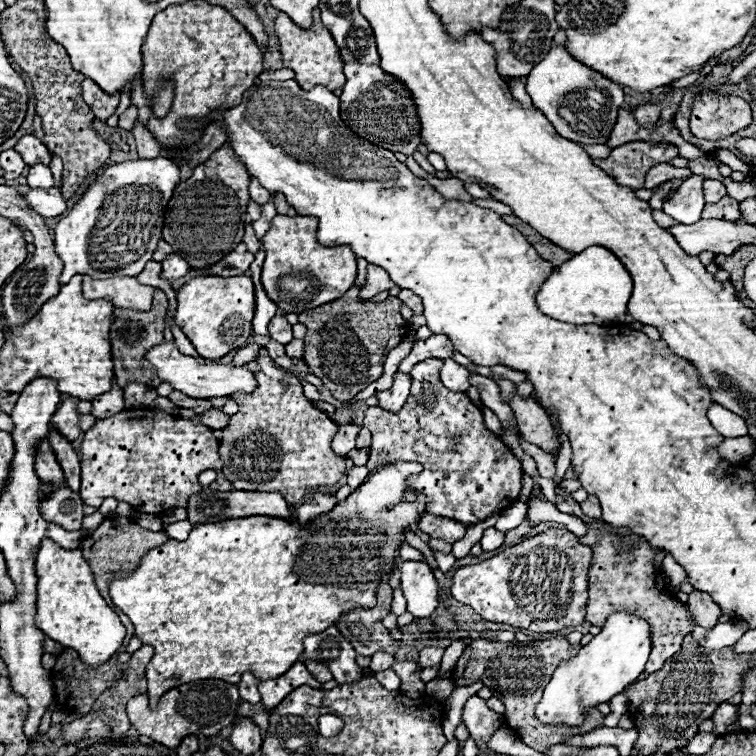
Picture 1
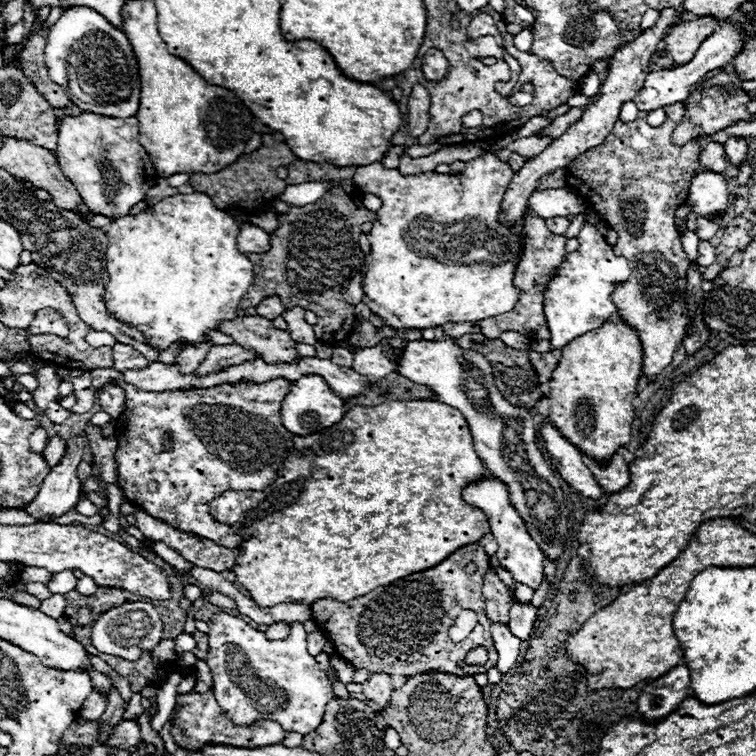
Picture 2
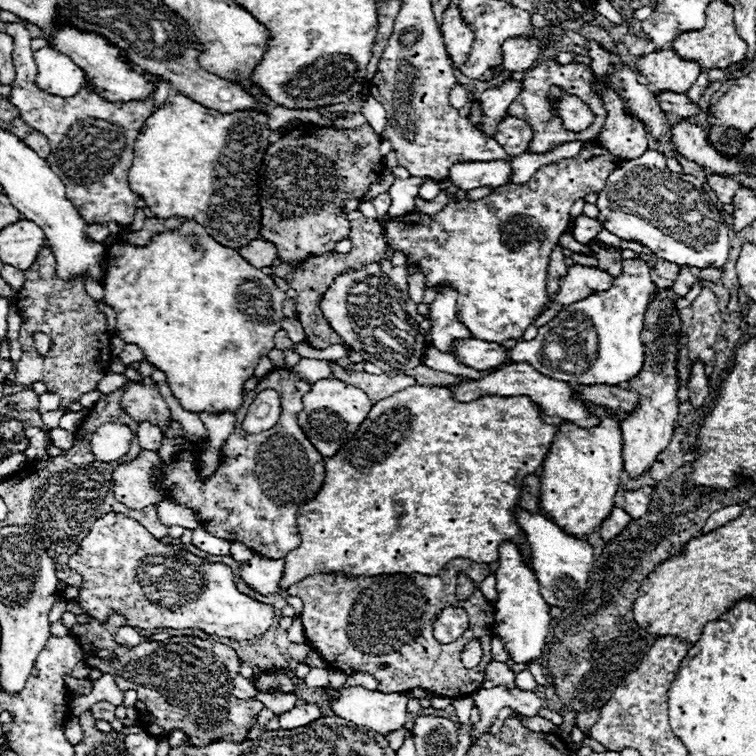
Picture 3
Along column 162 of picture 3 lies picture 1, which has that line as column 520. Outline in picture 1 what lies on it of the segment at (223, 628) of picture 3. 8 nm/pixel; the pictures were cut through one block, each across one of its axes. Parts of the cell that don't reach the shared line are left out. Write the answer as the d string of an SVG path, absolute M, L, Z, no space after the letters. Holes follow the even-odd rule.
M550 528L516 546L506 548L504 552L500 552L490 560L456 570L450 592L458 602L472 606L474 612L478 612L484 620L496 624L508 624L514 628L526 628L532 632L558 632L562 628L578 626L584 622L586 602L588 602L586 588L588 588L590 560L592 560L592 550L580 544L572 532Z

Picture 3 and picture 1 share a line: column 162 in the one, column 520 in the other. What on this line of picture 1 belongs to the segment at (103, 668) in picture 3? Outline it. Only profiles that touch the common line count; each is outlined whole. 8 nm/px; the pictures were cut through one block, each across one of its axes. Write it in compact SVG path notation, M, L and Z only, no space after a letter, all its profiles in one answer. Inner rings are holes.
M556 636L550 640L528 640L528 642L520 642L520 640L512 640L512 642L474 640L472 644L466 646L464 654L460 656L460 660L452 672L452 680L460 686L484 682L486 688L490 688L492 696L496 696L498 700L504 702L504 706L506 706L504 718L506 718L508 726L518 732L522 742L532 746L538 752L546 752L552 744L564 744L572 736L586 734L586 732L592 732L592 730L604 726L602 724L604 714L600 714L598 710L592 710L586 714L582 728L562 728L562 730L556 726L542 724L534 714L534 708L542 698L544 684L550 680L558 662L568 660L576 654L578 654L578 648L574 644L570 644L564 636Z

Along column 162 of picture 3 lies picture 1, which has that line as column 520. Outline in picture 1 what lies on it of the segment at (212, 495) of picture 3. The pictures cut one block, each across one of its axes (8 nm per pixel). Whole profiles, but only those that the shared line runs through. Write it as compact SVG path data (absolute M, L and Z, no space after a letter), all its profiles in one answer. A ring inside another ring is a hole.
M424 360L410 372L412 390L400 412L391 413L379 406L364 412L364 426L372 430L368 468L394 462L424 464L422 492L428 496L426 512L456 520L464 526L478 524L502 512L518 500L522 488L522 464L512 450L484 426L484 416L466 394L452 396L442 386L438 374L442 360Z

